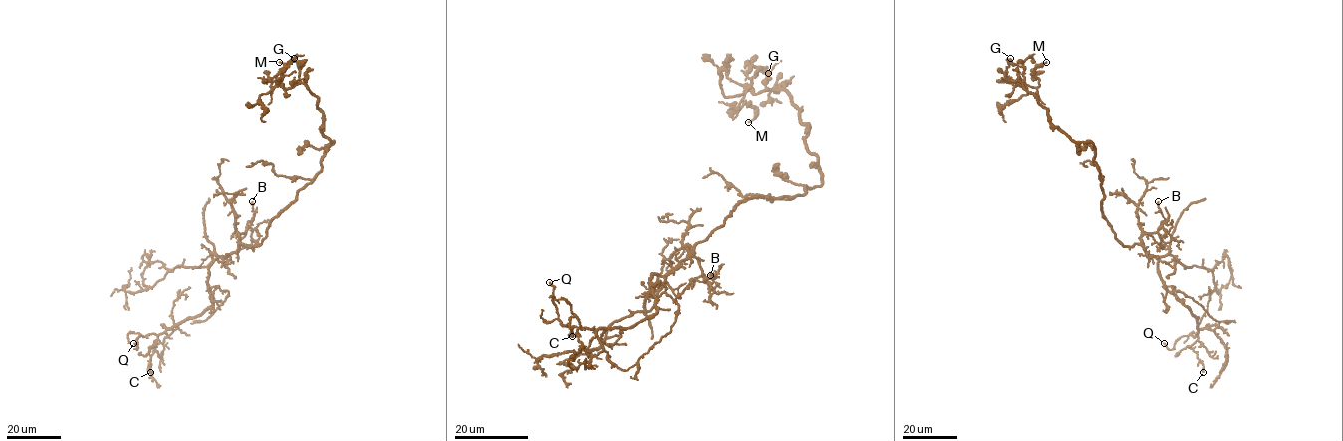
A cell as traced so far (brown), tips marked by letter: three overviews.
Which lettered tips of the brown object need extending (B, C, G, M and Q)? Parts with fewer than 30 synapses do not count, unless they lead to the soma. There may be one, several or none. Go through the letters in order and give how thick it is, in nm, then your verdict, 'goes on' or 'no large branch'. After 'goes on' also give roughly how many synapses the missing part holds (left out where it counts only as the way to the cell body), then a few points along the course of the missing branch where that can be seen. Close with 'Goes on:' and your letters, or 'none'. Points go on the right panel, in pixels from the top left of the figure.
B: calibre 240 nm; no large branch
C: calibre 280 nm; no large branch
G: calibre 650 nm; no large branch
M: calibre 170 nm; no large branch
Q: calibre 180 nm; no large branch
Goes on: none

